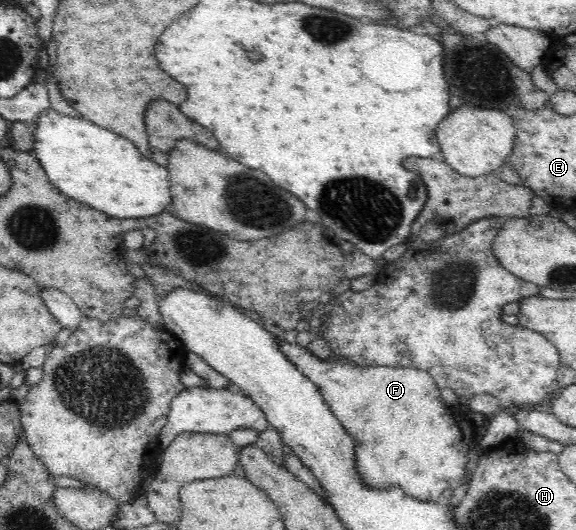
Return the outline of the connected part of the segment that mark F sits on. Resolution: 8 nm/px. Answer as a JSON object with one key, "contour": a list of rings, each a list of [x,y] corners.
{"contour":[[[276,336],[275,339],[286,358],[318,387],[330,411],[354,439],[358,475],[364,486],[369,486],[372,490],[388,490],[398,486],[408,496],[422,502],[439,502],[444,490],[454,490],[462,485],[466,477],[471,430],[458,410],[443,402],[435,380],[425,370],[410,367],[358,366],[345,358],[333,356],[321,359],[298,344],[286,342],[282,336]]]}

